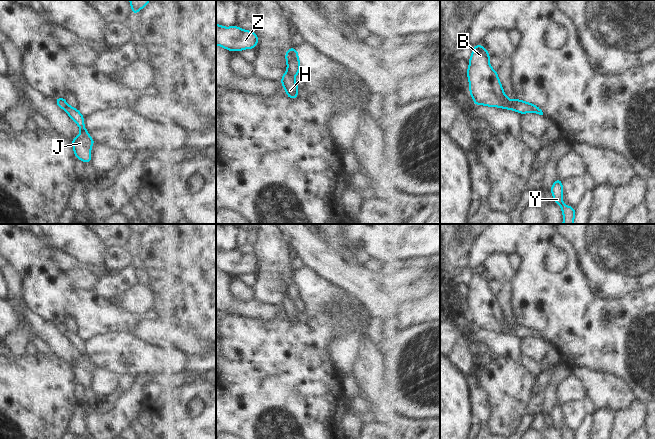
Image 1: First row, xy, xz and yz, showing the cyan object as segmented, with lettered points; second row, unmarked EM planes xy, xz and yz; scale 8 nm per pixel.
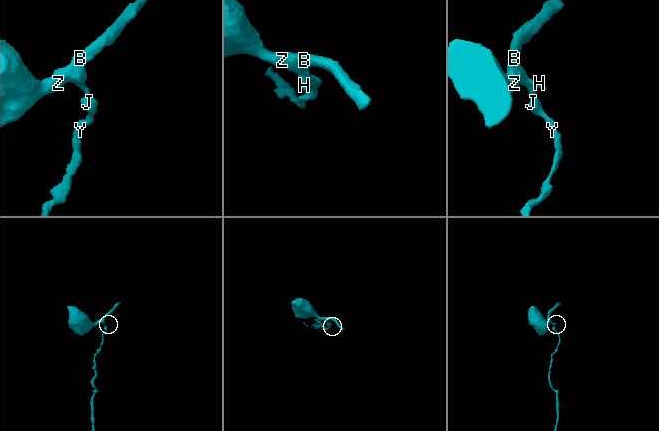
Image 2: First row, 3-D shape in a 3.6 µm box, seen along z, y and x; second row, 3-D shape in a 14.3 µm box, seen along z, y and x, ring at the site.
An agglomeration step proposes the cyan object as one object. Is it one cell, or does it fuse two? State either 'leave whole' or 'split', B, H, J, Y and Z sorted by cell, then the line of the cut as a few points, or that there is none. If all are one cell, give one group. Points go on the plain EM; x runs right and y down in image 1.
split | B H Z / J Y | yz (505, 319), (499, 330)

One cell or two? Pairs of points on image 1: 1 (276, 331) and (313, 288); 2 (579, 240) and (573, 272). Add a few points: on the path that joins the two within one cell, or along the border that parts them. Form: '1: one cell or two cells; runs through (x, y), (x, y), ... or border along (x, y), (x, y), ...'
1: one cell; runs through (291, 331), (313, 310), (313, 303)
2: two cells; border along (561, 235), (574, 246), (578, 261), (587, 274)

